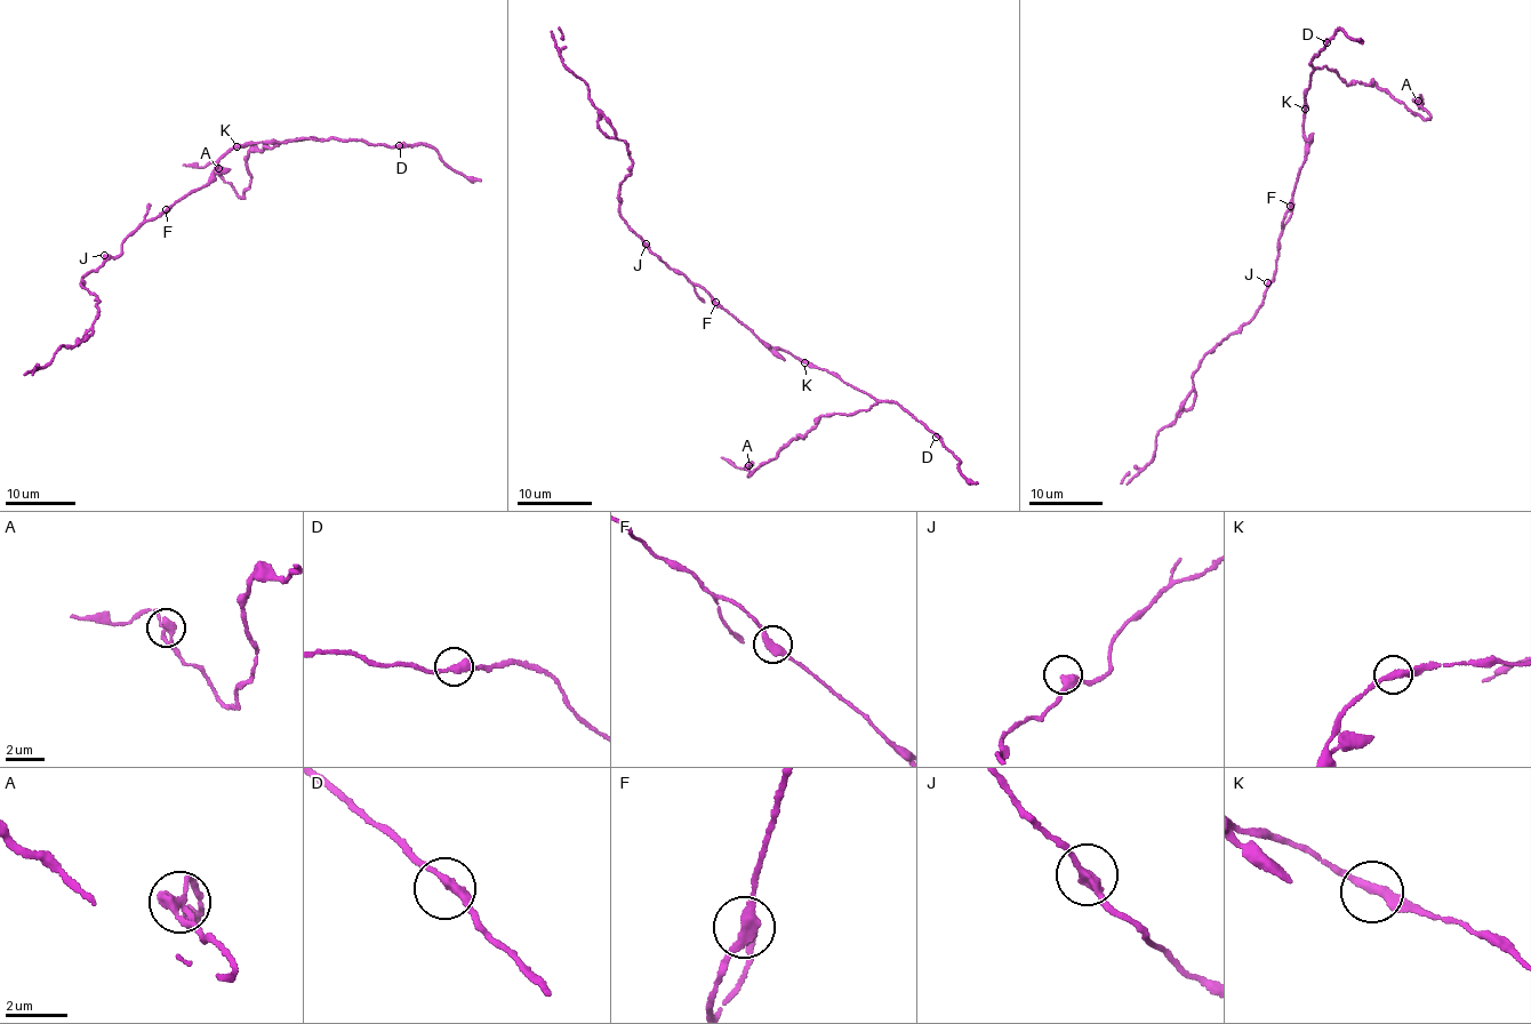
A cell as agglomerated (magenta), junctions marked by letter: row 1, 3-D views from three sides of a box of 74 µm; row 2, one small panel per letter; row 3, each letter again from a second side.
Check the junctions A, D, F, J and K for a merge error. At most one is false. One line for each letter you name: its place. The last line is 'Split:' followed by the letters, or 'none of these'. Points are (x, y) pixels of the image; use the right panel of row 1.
A: at (1418, 101)
Split: A

